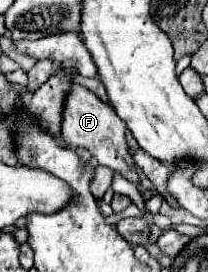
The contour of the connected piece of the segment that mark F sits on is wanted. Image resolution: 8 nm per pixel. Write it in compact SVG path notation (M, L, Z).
M76 85L70 91L70 97L66 97L66 113L62 121L62 139L68 147L82 147L90 151L98 159L100 165L110 167L114 171L120 171L130 183L140 185L140 177L134 167L132 153L126 143L126 125L124 121L114 113L114 107L108 103L102 103L92 91L84 89L82 85Z

